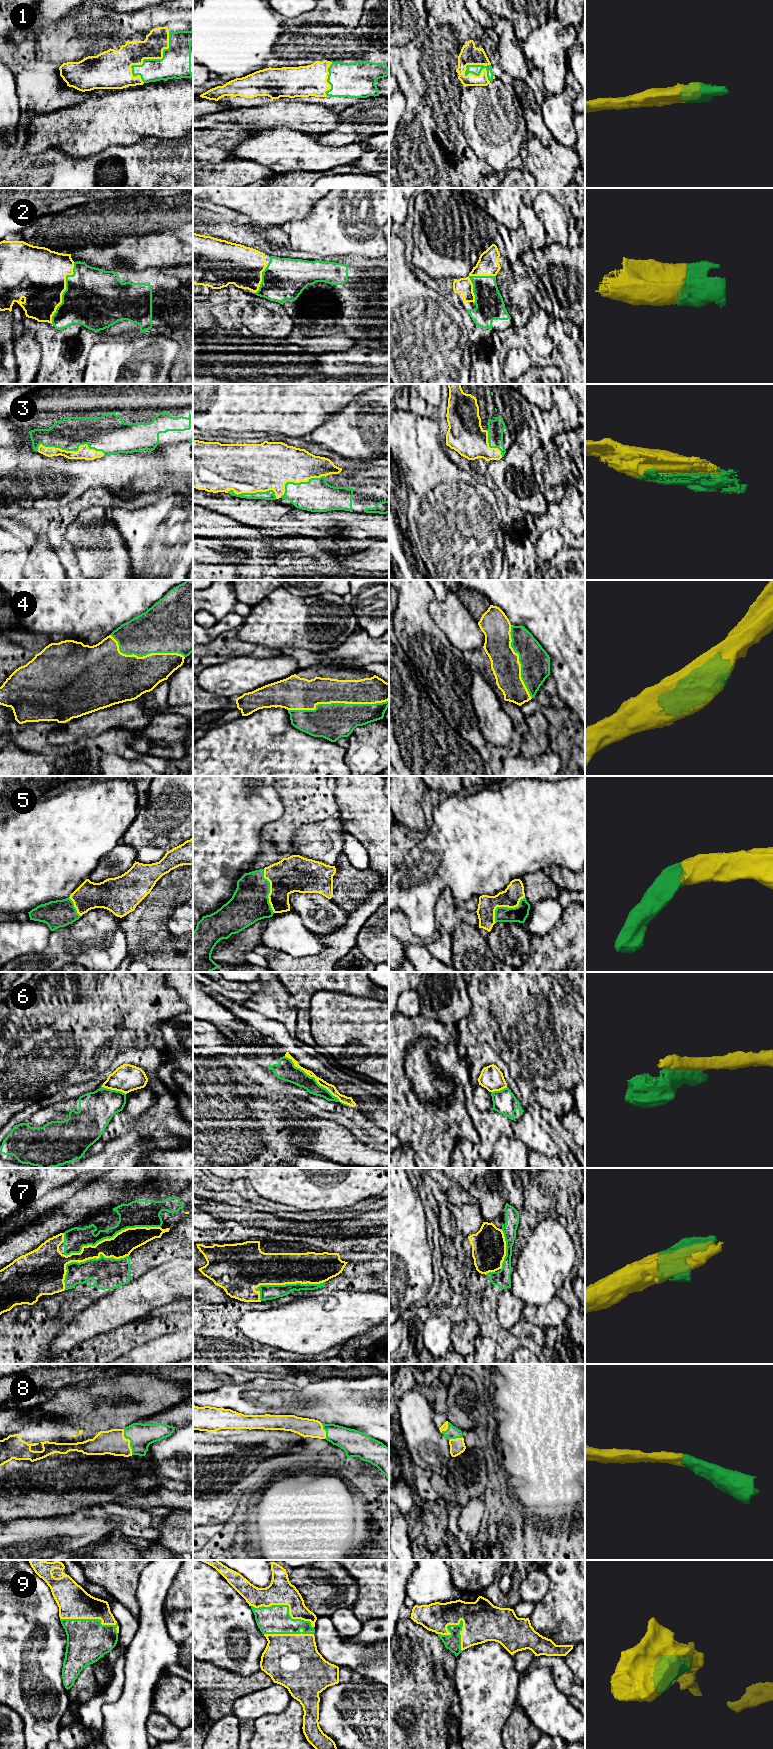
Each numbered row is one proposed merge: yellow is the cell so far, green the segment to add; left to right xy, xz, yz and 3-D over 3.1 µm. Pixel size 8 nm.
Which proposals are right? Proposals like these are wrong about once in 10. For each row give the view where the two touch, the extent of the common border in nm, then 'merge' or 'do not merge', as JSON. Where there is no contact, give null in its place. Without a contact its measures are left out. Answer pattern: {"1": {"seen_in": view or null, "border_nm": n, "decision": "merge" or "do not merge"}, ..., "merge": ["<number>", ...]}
{"1": {"seen_in": "xy", "border_nm": 480, "decision": "merge"}, "2": {"seen_in": "xy", "border_nm": 550, "decision": "merge"}, "3": {"seen_in": "xy", "border_nm": 550, "decision": "merge"}, "4": {"seen_in": "xz", "border_nm": 800, "decision": "merge"}, "5": {"seen_in": "yz", "border_nm": 320, "decision": "merge"}, "6": {"seen_in": "xz", "border_nm": 650, "decision": "do not merge"}, "7": {"seen_in": "xy", "border_nm": 800, "decision": "merge"}, "8": {"seen_in": "xy", "border_nm": 220, "decision": "merge"}, "9": {"seen_in": "xz", "border_nm": 550, "decision": "merge"}, "merge": ["1", "2", "3", "4", "5", "7", "8", "9"]}

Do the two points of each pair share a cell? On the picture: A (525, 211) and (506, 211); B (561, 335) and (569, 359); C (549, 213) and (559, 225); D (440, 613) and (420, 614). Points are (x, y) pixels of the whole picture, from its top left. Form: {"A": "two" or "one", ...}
{"A": "two", "B": "one", "C": "one", "D": "two"}

